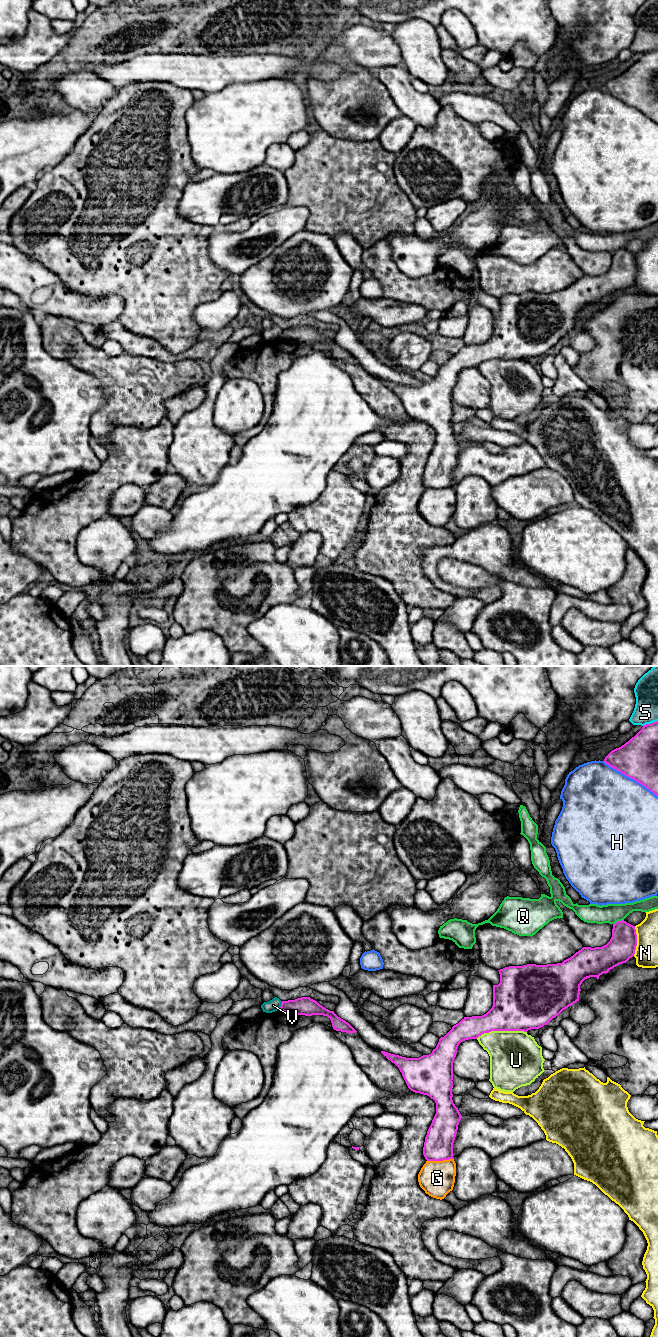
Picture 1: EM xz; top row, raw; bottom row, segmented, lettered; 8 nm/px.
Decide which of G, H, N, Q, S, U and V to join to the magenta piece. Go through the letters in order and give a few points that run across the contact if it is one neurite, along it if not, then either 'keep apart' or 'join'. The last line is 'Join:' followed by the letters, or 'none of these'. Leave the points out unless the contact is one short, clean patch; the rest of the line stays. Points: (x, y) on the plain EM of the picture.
G: keep apart
H: keep apart
N: keep apart
Q: keep apart
S: keep apart
U: keep apart
V: line xz (282, 329), (278, 337); keep apart
Join: none of these

